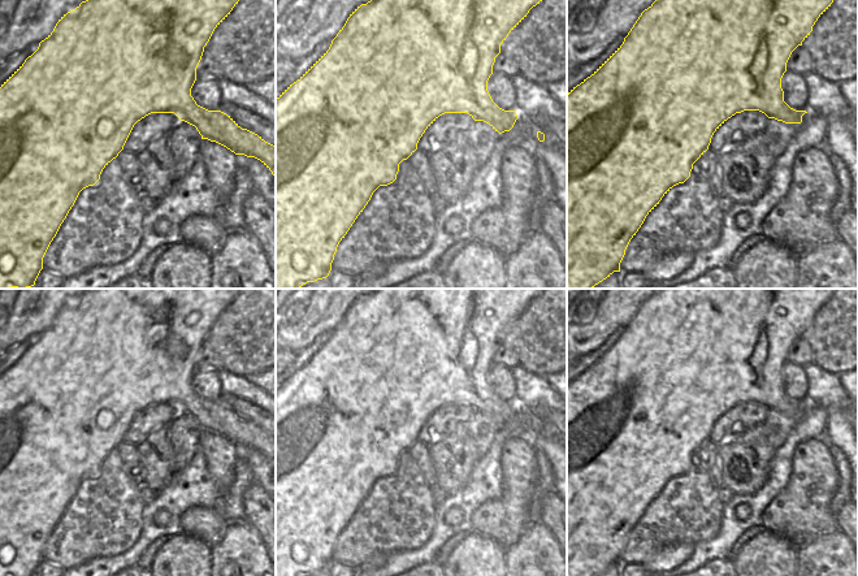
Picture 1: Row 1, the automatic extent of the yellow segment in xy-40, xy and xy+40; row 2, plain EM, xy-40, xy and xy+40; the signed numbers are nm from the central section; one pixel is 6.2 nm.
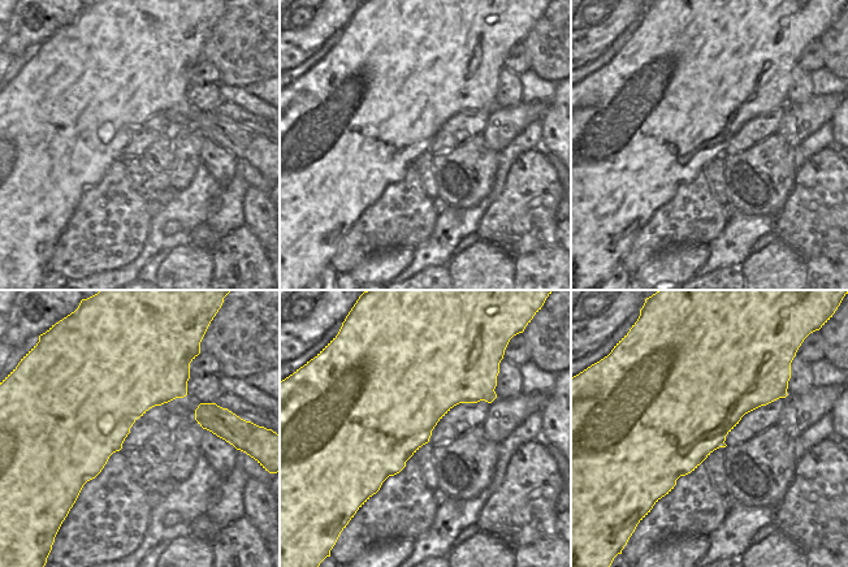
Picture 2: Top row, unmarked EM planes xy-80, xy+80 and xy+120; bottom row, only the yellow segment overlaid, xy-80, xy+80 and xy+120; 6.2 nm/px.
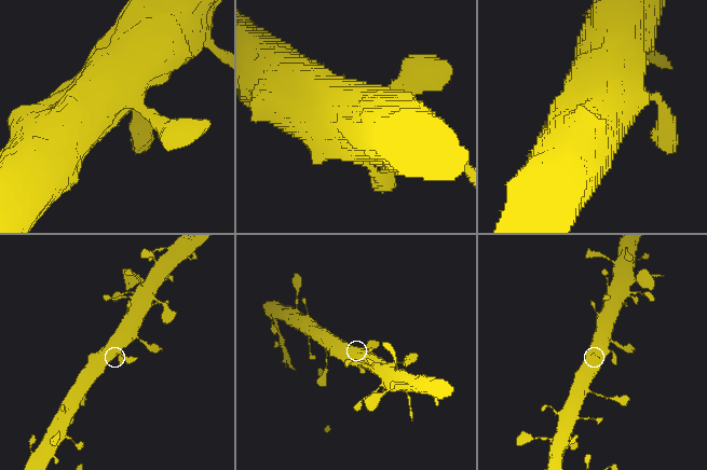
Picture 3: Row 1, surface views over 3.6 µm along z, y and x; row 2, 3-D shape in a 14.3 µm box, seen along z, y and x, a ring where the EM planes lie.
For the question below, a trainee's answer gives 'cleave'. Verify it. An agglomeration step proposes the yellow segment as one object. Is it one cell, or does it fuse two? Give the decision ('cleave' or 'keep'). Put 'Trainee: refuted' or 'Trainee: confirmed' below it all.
keep
Trainee: refuted

